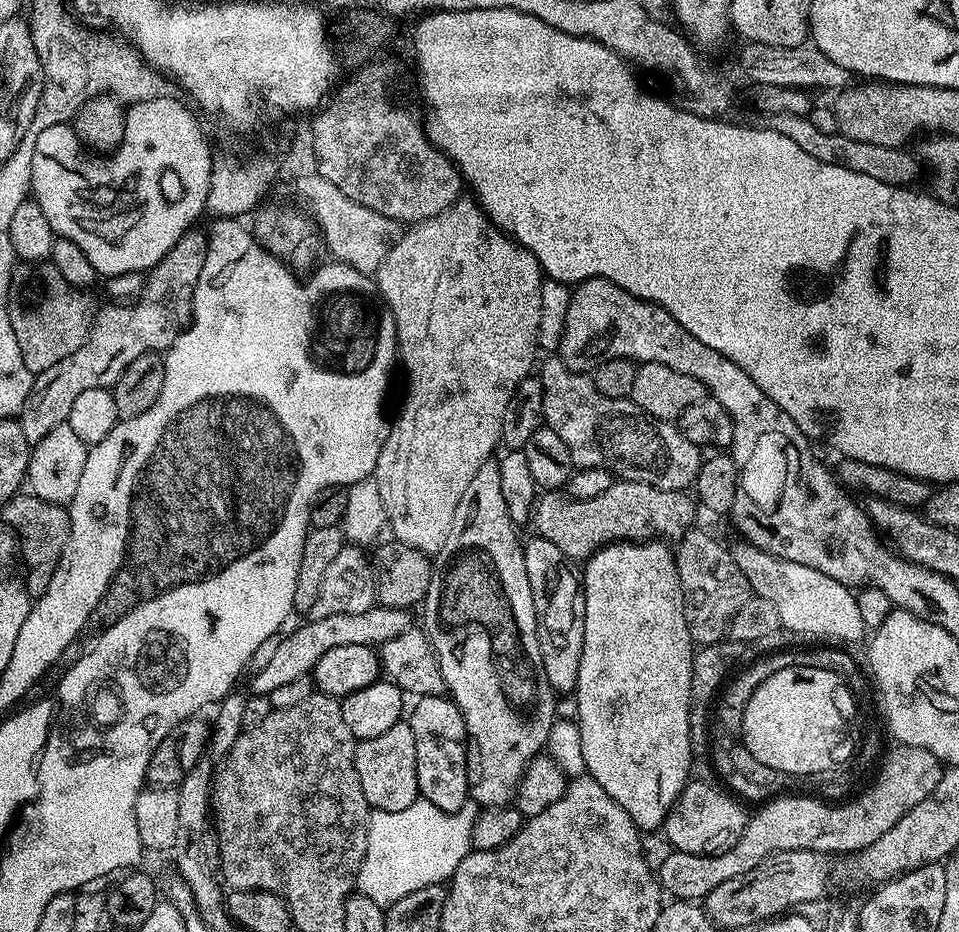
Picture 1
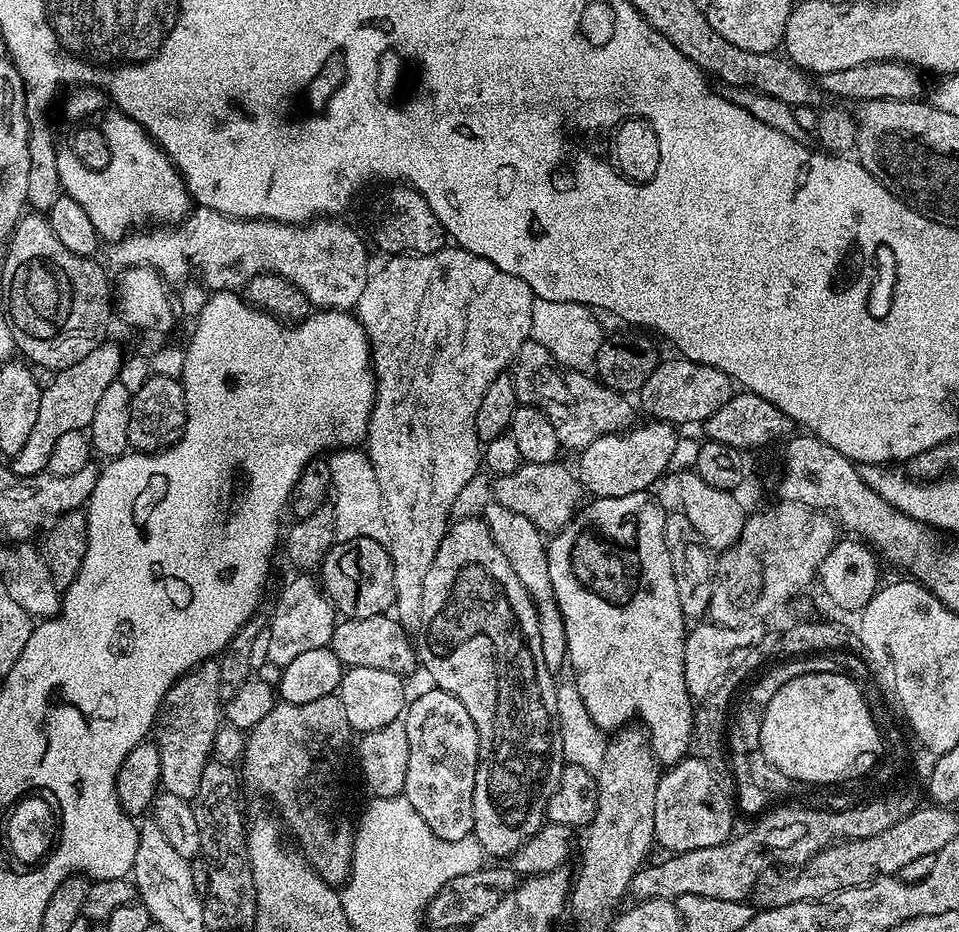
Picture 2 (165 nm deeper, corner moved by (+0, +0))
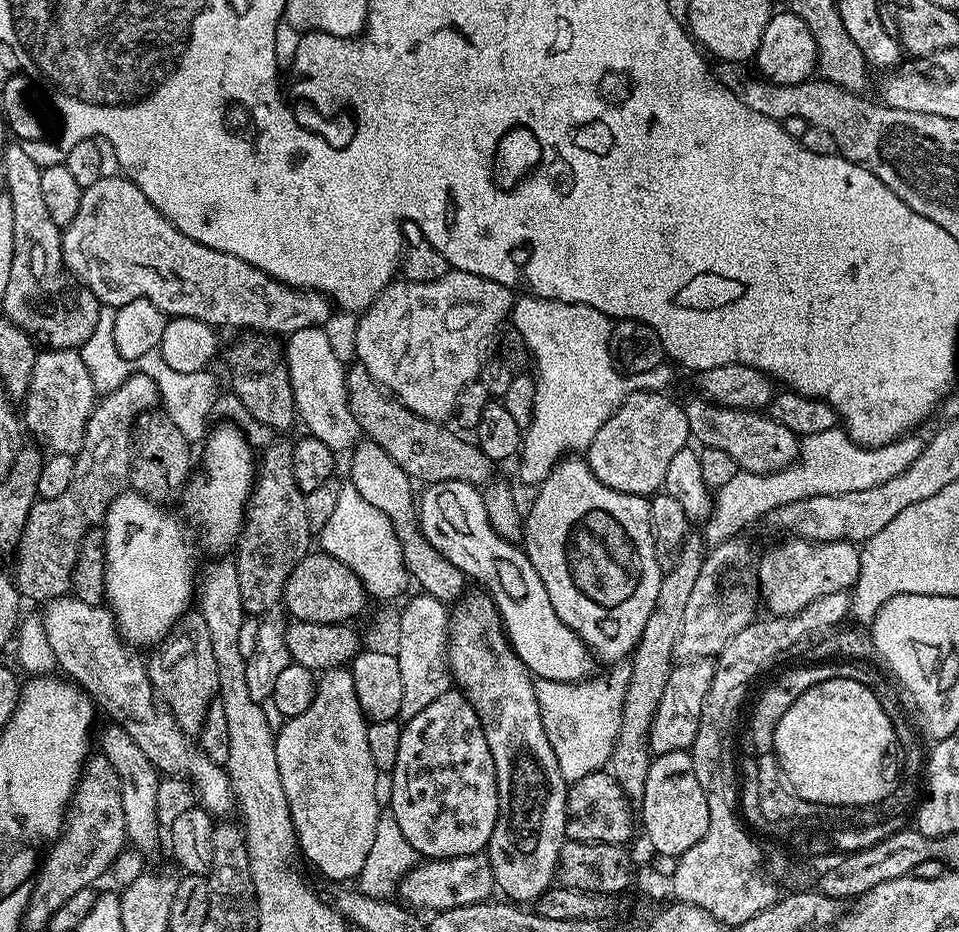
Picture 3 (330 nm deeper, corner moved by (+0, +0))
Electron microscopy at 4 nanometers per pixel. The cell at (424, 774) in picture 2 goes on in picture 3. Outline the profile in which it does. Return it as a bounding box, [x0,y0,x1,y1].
[390,690,498,860]

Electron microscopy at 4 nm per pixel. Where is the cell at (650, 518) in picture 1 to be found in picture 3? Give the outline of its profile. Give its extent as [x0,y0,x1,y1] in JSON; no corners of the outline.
[347,362,493,486]

